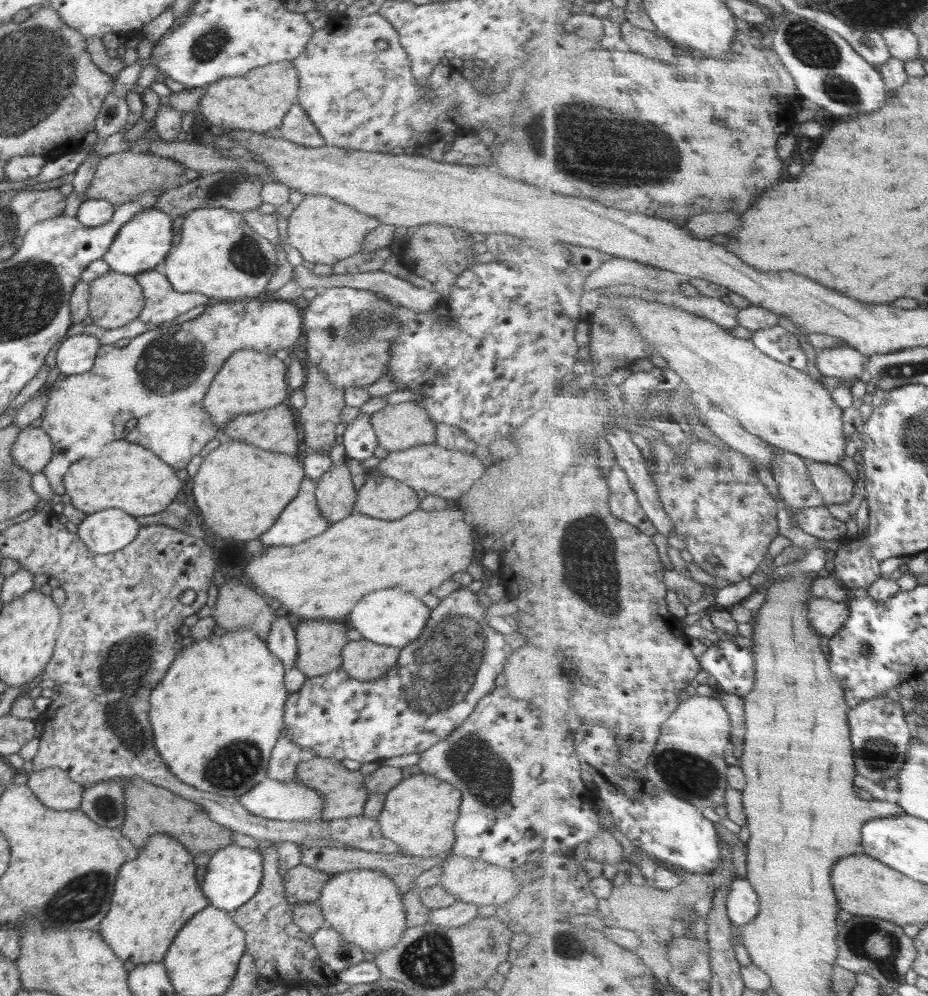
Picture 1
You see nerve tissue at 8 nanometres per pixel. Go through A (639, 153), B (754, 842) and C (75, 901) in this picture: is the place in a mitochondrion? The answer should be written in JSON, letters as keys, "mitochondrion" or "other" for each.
{"A":"mitochondrion","B":"other","C":"mitochondrion"}

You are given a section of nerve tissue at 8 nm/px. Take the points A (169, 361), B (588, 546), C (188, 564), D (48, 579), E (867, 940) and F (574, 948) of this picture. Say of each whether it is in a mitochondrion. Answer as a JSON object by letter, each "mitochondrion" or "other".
{"A":"mitochondrion","B":"mitochondrion","C":"other","D":"other","E":"mitochondrion","F":"mitochondrion"}

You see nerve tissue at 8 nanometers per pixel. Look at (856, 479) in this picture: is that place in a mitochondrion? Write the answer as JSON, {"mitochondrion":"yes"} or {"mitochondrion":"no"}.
{"mitochondrion":"no"}

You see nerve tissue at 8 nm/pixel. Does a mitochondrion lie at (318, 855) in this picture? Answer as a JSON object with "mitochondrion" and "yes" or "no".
{"mitochondrion":"no"}

